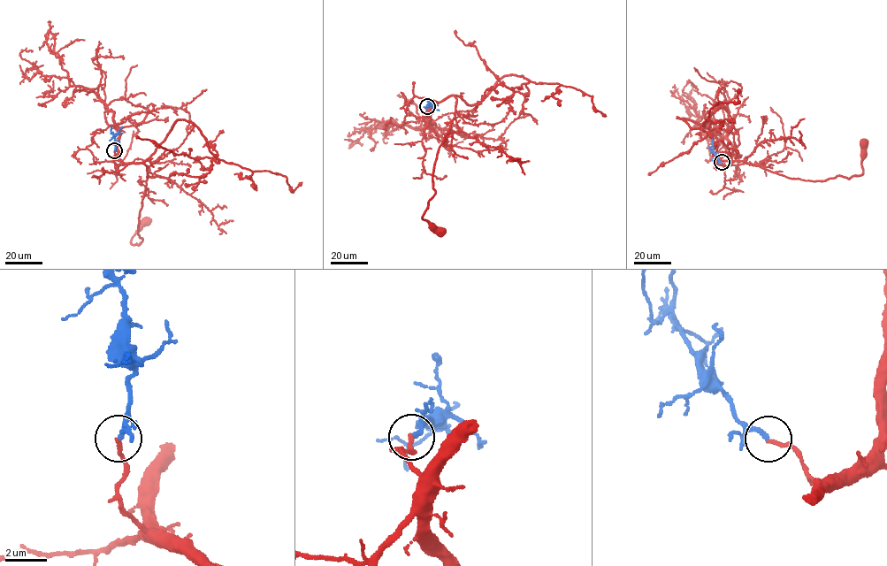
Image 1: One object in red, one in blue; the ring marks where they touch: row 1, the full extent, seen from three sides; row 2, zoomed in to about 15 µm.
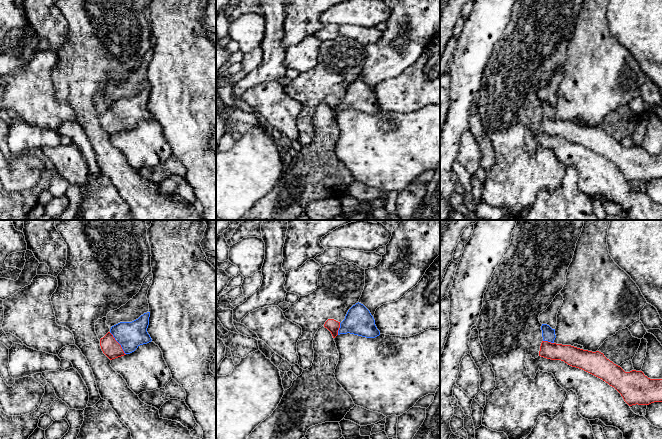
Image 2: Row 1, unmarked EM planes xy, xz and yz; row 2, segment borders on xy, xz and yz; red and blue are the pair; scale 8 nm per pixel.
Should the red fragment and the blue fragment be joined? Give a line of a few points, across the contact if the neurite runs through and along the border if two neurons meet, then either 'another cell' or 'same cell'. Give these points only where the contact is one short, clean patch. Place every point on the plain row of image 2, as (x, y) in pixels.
line xy (111, 124), (118, 119), (130, 111); same cell

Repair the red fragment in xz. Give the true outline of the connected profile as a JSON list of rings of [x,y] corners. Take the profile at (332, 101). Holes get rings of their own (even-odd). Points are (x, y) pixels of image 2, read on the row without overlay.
[[[359,78],[348,86],[341,99],[334,95],[328,95],[324,103],[331,108],[333,114],[347,109],[366,114],[375,114],[380,111],[370,87]]]

